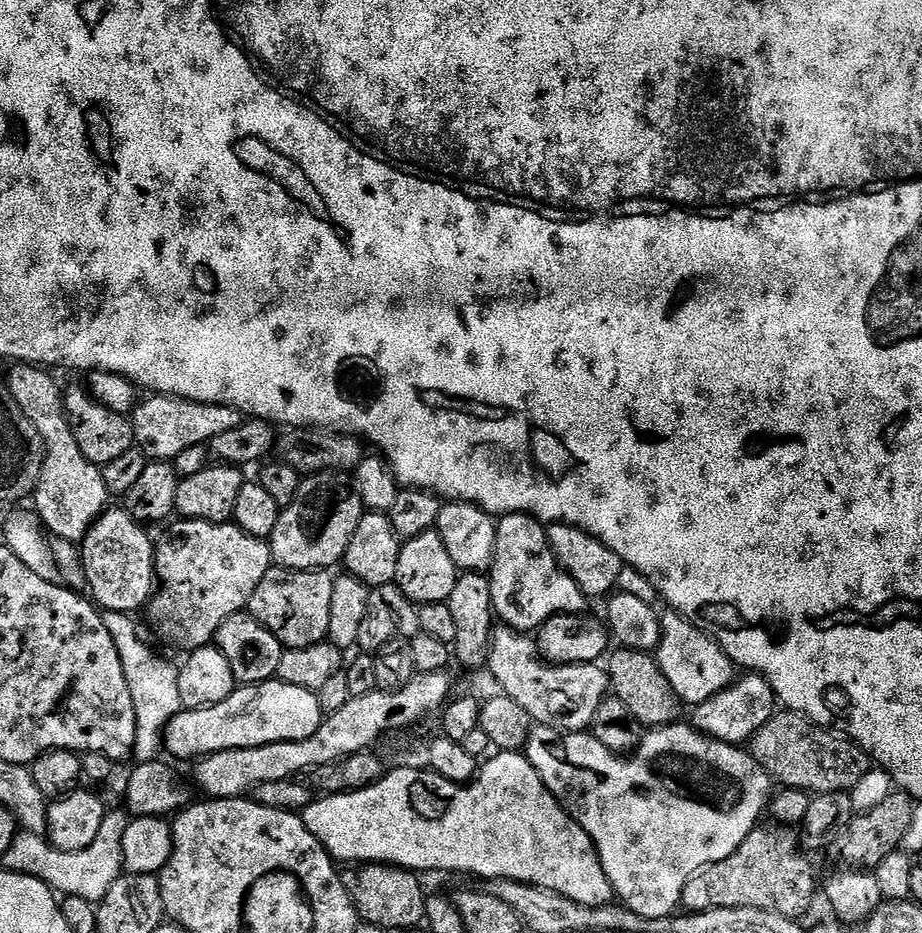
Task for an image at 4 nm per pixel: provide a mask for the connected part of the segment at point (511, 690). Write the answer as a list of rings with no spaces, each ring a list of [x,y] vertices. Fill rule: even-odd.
[[[507,626],[492,629],[487,671],[492,671],[503,695],[514,698],[537,725],[559,728],[561,732],[583,732],[591,729],[598,706],[609,695],[607,671],[599,663],[550,664],[541,658],[531,635]]]

